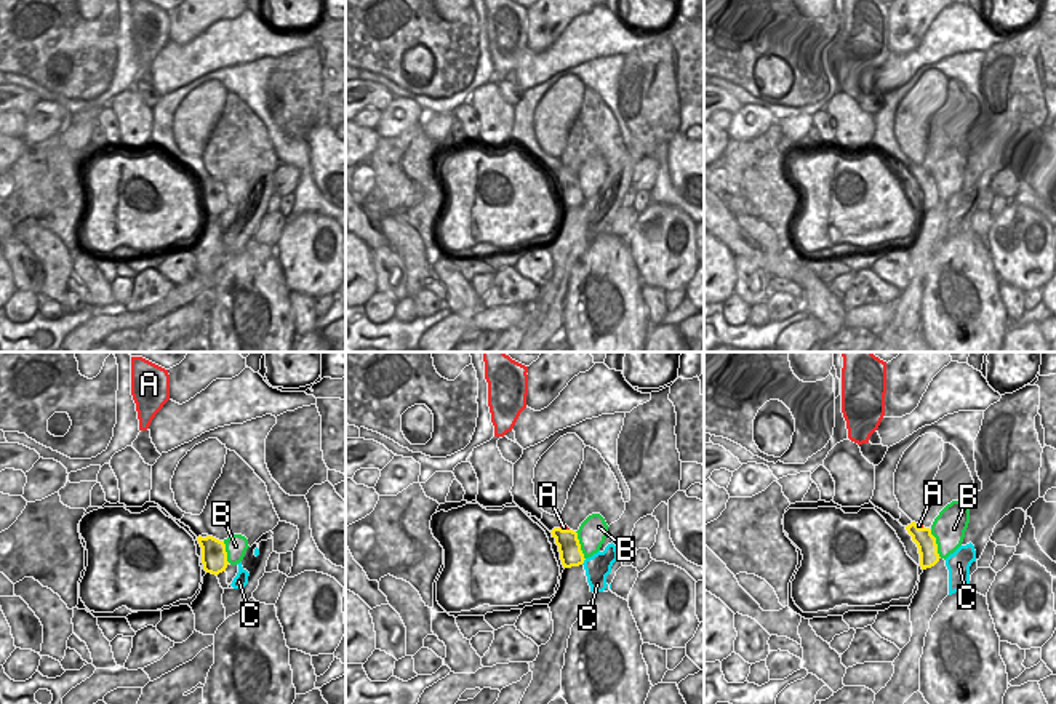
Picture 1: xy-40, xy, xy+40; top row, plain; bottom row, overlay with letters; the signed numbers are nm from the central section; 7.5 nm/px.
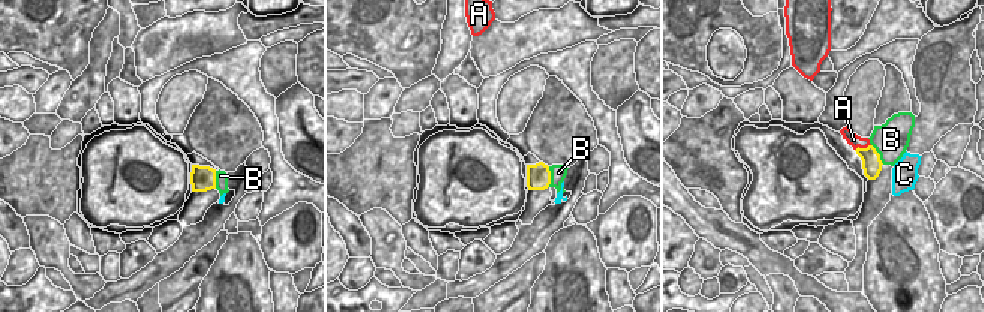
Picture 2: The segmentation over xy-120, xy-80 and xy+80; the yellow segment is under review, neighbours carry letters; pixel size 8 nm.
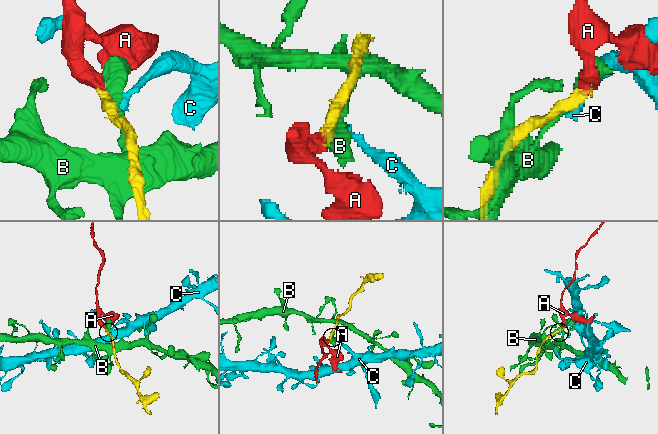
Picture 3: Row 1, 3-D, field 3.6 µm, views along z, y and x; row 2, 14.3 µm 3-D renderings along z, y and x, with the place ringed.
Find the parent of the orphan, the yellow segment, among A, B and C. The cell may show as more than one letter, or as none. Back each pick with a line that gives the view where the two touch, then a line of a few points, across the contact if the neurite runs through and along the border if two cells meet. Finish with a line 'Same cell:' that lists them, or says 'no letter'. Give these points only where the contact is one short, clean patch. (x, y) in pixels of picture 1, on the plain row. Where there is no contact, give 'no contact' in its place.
A: contact in xy; line xy (568, 186), (565, 172), (564, 168)
Same cell: A

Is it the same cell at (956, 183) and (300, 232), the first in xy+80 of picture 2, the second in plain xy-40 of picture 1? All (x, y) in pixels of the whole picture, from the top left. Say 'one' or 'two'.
one

